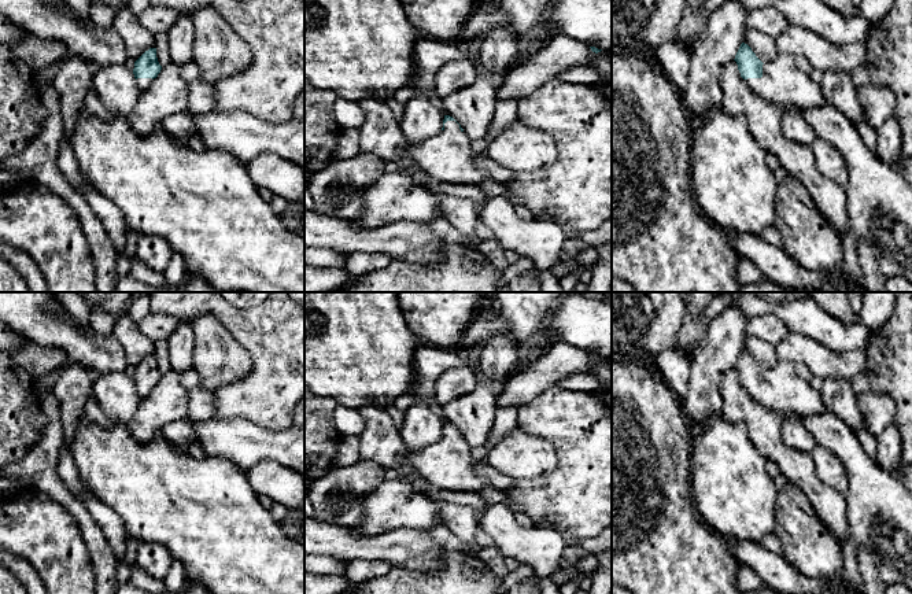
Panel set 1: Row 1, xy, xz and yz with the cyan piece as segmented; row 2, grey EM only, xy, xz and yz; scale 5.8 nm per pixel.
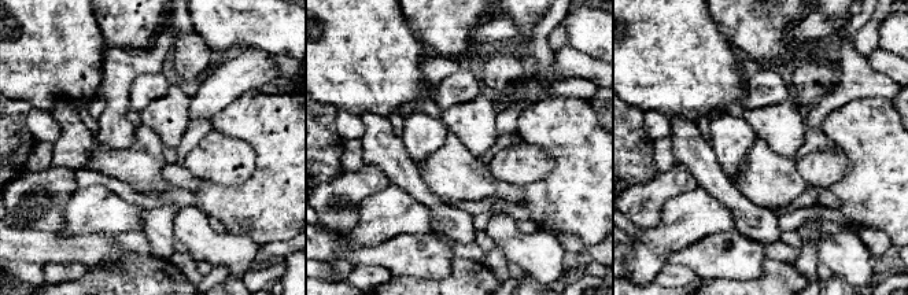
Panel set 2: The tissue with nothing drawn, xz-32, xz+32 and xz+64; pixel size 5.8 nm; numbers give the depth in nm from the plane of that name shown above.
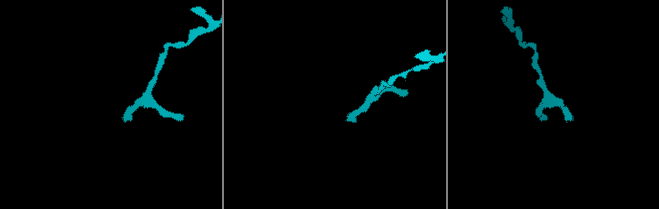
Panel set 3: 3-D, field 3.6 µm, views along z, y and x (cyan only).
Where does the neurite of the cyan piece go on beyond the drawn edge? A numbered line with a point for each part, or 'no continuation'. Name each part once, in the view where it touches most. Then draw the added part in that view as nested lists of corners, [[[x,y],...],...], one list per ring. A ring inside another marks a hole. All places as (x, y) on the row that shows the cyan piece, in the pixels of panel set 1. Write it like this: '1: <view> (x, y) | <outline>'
1: xz (449, 157) | [[[447,121],[436,136],[406,143],[406,151],[421,170],[440,182],[477,187],[491,178],[476,166],[475,159],[480,154],[472,148],[472,140],[455,121]]]

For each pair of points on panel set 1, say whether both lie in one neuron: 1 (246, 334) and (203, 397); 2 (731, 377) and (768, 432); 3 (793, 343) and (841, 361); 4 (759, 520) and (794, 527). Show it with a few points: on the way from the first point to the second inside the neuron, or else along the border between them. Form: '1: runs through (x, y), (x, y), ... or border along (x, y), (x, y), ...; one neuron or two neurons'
1: border along (213, 393), (214, 416); two neurons
2: runs through (733, 391), (757, 419); one neuron
3: runs through (805, 350), (820, 361), (829, 361); one neuron
4: border along (778, 494), (774, 531), (771, 534); two neurons

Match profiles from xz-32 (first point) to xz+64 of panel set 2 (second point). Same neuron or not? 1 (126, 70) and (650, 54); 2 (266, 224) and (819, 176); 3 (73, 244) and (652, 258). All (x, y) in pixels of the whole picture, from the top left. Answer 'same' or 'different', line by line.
1: different
2: different
3: different

